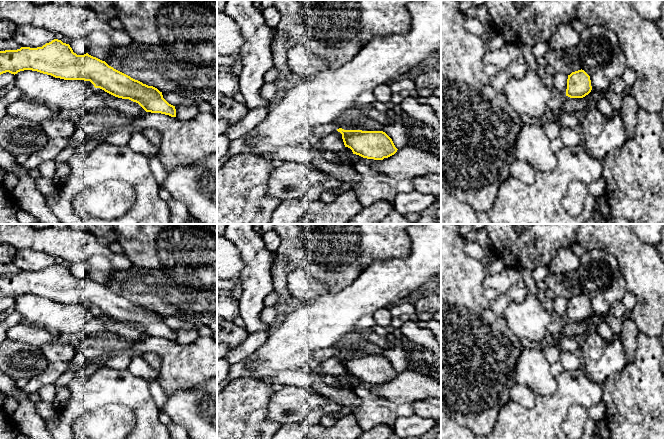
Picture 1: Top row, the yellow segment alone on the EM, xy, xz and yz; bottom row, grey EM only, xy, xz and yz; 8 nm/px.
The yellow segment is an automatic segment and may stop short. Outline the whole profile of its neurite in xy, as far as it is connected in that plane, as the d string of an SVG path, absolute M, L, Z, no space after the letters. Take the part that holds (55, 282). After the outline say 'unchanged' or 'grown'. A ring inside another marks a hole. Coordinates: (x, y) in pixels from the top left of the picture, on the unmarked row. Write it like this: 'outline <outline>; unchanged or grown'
outline M54 263L42 271L21 271L17 274L0 275L0 299L6 296L17 298L20 295L32 294L64 304L90 305L95 312L122 323L138 327L146 336L161 337L176 341L175 330L169 328L157 312L142 306L109 290L105 285L89 279L77 279L69 268Z; unchanged

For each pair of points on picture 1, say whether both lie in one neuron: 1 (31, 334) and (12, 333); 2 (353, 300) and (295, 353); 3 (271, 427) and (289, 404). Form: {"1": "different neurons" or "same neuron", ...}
{"1": "same neuron", "2": "same neuron", "3": "different neurons"}

